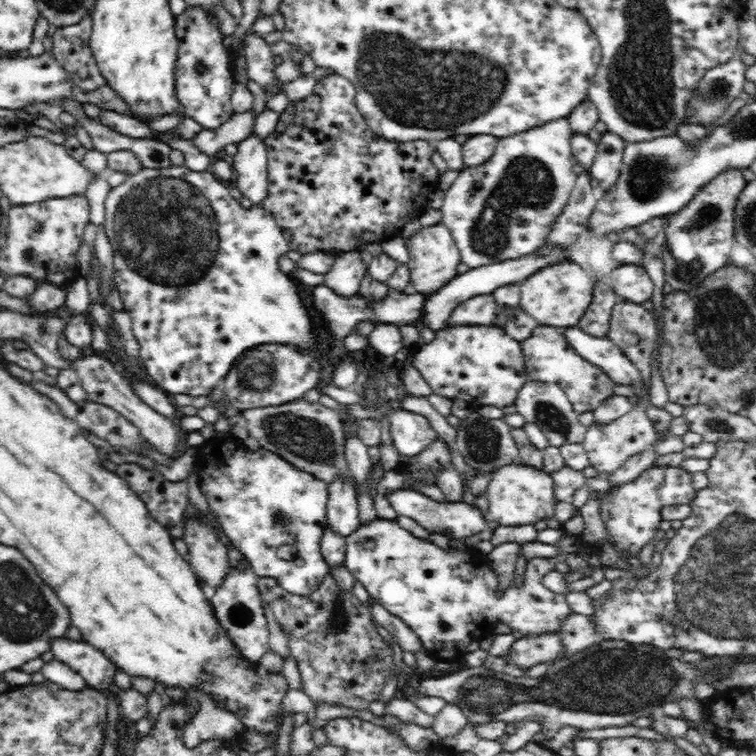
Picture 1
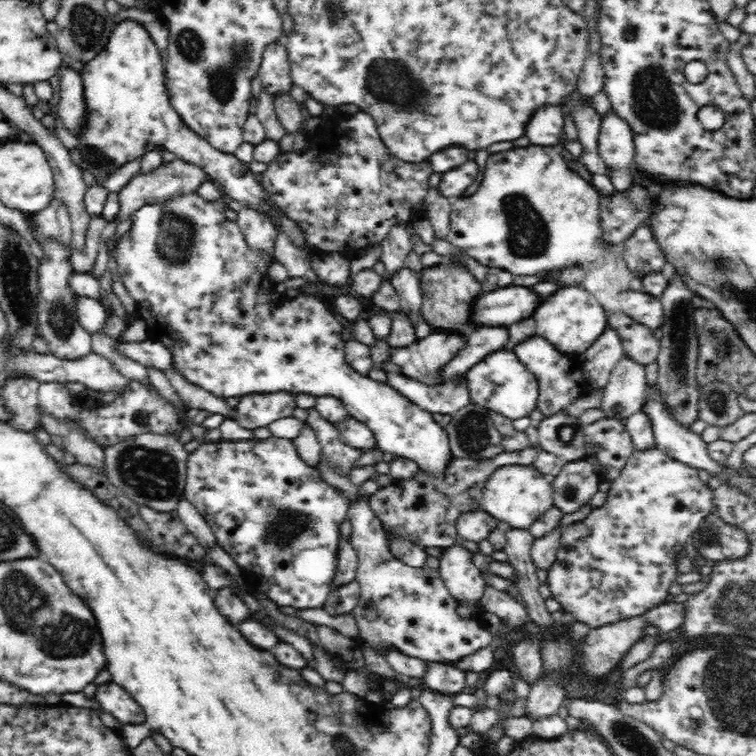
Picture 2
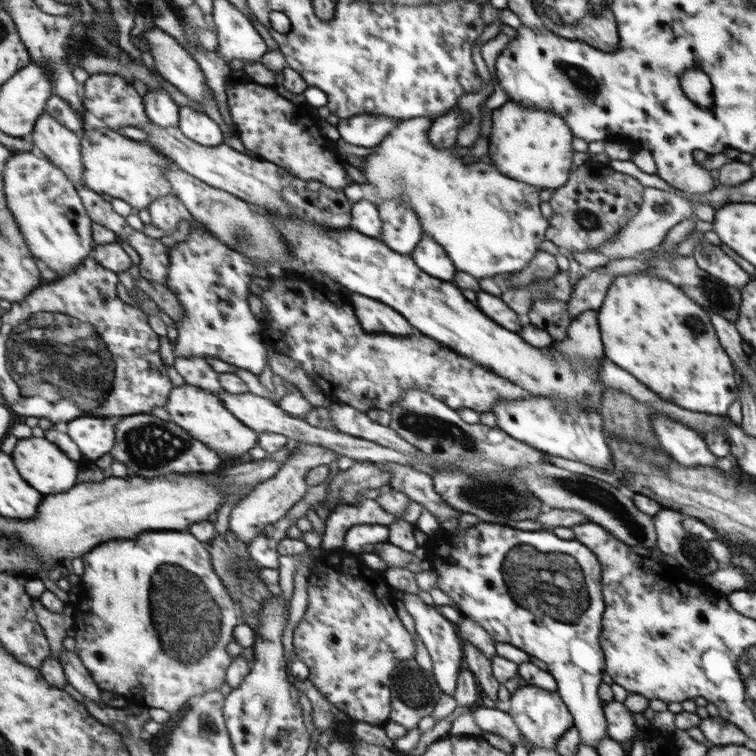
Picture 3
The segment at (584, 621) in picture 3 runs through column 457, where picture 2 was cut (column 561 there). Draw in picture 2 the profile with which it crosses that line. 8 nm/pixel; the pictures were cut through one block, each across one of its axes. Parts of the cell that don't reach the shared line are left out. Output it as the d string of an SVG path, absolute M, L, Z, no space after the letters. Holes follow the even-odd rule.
M656 448L650 450L635 450L627 460L624 468L621 470L620 476L613 479L610 483L610 490L607 492L608 499L602 506L594 508L584 520L581 522L574 522L566 528L562 529L560 545L556 556L556 562L552 564L552 567L547 572L546 584L548 584L551 596L554 597L561 605L562 610L571 612L576 618L576 622L588 623L590 629L600 628L600 626L606 626L606 624L612 624L612 622L620 622L620 620L626 620L626 618L634 618L634 616L643 616L652 607L659 605L660 603L667 602L666 596L670 592L671 584L675 582L675 578L680 574L679 563L683 561L684 546L686 539L691 536L699 527L700 524L713 513L713 485L707 485L700 480L698 475L698 469L696 467L688 466L683 462L678 462L673 458L670 458L664 451ZM582 560L596 560L598 564L590 570L590 574L584 574L584 568L582 568Z

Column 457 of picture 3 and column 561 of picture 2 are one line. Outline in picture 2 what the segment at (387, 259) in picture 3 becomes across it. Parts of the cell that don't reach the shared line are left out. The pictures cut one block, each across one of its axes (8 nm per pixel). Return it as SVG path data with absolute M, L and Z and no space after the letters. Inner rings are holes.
M574 284L563 285L552 296L542 300L532 316L536 325L536 335L551 342L559 351L579 359L582 354L600 336L608 326L606 312L594 294Z

